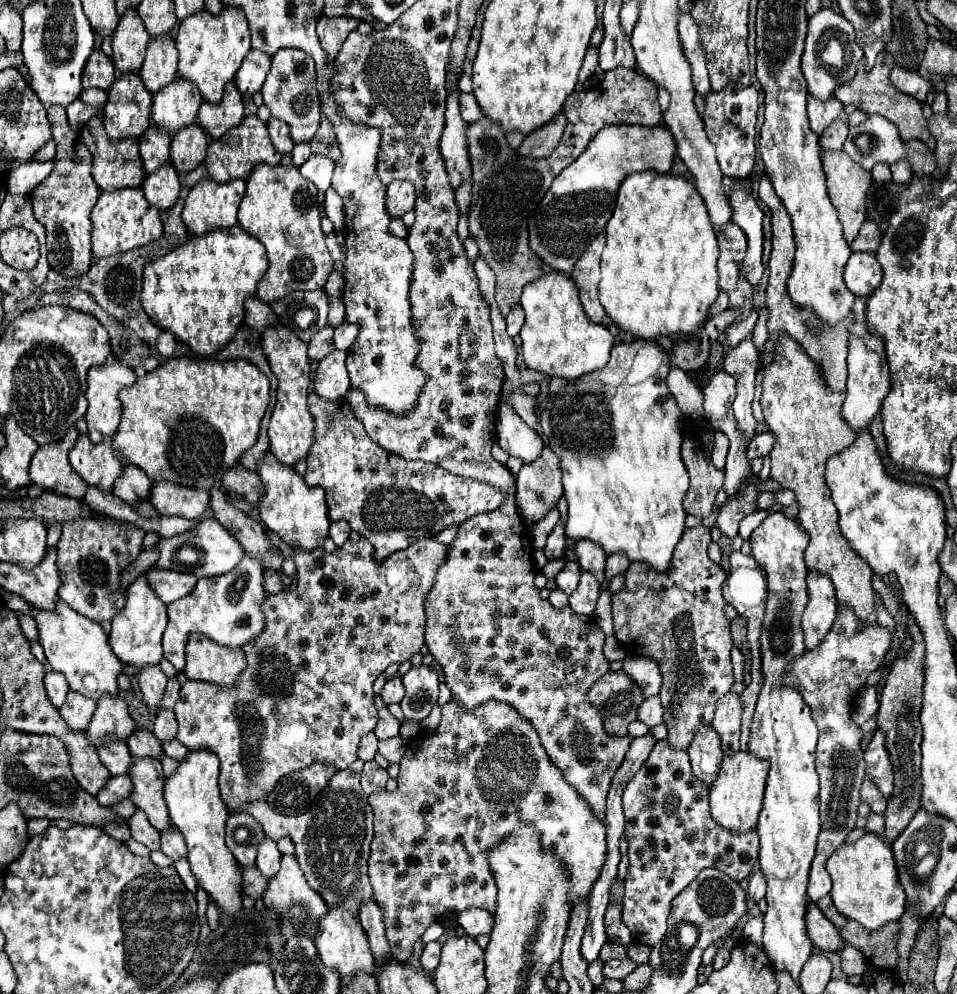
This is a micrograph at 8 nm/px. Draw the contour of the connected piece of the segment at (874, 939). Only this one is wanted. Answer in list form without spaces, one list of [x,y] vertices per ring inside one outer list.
[[[847,921],[841,931],[843,939],[859,949],[871,965],[877,969],[895,969],[897,967],[897,935],[899,923],[887,923],[871,933],[861,933],[861,925],[857,921]]]

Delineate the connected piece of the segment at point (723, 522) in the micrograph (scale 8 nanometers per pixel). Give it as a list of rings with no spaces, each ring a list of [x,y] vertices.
[[[747,485],[741,493],[739,499],[735,501],[727,501],[721,509],[719,509],[719,515],[717,515],[717,527],[719,531],[725,535],[725,537],[735,537],[737,535],[737,529],[739,529],[739,523],[745,515],[757,511],[755,507],[755,499],[757,495],[763,491],[763,485],[761,487],[755,487],[755,485]]]

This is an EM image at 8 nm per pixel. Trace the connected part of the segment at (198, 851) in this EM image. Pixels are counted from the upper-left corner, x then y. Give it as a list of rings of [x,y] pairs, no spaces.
[[[193,751],[187,755],[173,777],[165,781],[165,801],[173,825],[183,833],[189,847],[189,863],[197,883],[207,891],[209,899],[225,913],[233,915],[241,909],[241,867],[225,845],[225,823],[229,811],[219,795],[219,759],[211,751]]]

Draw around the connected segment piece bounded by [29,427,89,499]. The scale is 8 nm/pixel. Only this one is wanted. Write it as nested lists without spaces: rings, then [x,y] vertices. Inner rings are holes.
[[[75,427],[67,431],[67,435],[49,445],[41,445],[31,459],[31,481],[39,485],[45,491],[53,491],[57,495],[83,499],[87,491],[87,483],[73,471],[73,467],[67,461],[69,451],[73,449],[79,433]]]

